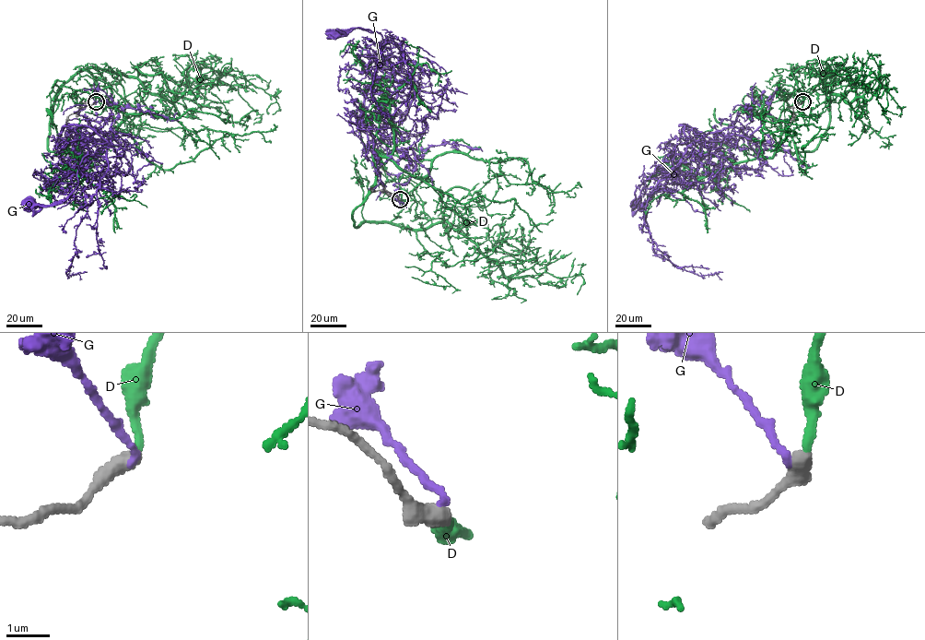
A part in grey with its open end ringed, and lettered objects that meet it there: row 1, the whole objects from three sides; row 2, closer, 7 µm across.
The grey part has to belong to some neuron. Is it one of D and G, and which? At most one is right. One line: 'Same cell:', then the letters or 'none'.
Same cell: D

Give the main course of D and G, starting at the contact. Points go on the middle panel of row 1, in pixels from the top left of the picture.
D: (400, 199), (381, 158), (394, 150), (430, 161), (415, 178), (392, 160), (389, 98), (352, 46), (340, 51)
G: (400, 198), (397, 177), (416, 158), (397, 148), (395, 115), (415, 85), (383, 56), (380, 34), (333, 33)

